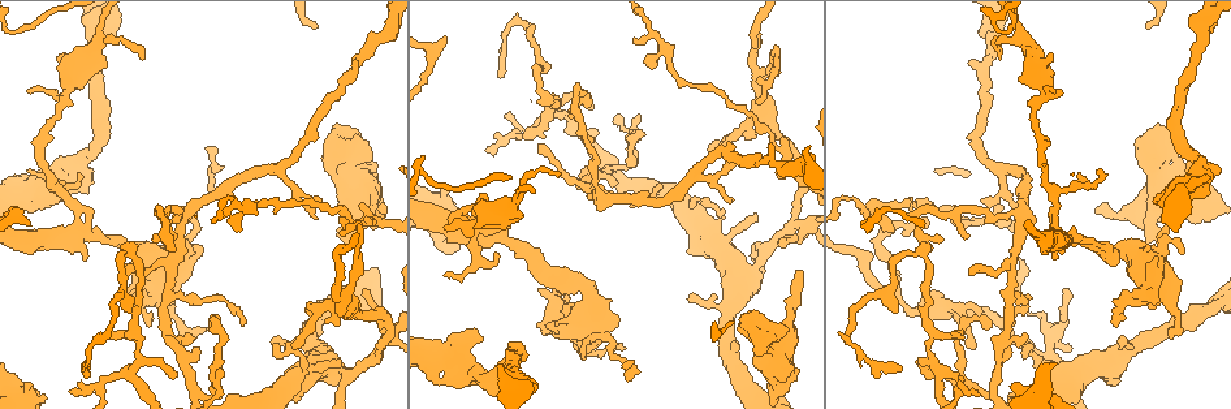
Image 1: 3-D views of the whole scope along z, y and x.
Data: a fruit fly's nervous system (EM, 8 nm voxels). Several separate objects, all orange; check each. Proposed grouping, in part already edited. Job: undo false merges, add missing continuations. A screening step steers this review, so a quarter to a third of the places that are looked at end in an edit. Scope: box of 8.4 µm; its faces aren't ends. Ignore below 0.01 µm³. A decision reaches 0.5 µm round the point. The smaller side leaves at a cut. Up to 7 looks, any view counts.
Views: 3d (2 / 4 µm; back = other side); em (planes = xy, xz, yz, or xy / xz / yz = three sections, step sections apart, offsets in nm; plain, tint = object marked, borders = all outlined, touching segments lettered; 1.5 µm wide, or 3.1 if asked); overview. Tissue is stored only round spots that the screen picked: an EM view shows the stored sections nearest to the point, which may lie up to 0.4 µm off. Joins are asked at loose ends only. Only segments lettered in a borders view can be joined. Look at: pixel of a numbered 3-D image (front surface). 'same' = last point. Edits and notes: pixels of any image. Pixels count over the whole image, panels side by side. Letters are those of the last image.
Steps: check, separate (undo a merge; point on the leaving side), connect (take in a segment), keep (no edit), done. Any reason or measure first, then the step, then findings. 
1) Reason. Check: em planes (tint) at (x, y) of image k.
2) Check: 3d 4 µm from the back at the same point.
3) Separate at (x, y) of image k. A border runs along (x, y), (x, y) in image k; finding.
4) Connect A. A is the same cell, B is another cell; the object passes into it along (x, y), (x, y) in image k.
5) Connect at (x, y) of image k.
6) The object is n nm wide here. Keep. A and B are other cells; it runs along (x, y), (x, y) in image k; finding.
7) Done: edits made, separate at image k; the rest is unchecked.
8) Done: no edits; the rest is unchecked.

Sharp bend. Check: 3d 4 µm at (16, 31) of image 1.

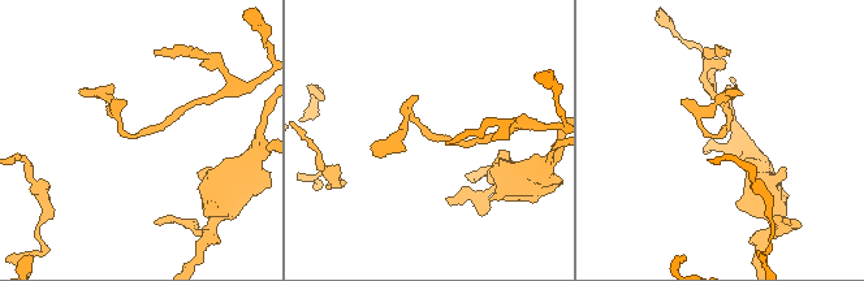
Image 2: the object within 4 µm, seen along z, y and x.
Now the EM. Check: em planes (tint) at (134, 134) of image 2.

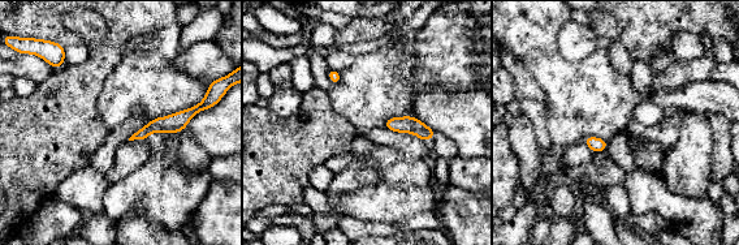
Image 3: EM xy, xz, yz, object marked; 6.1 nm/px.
What lies round it. Check: em planes (borders) at the same point.

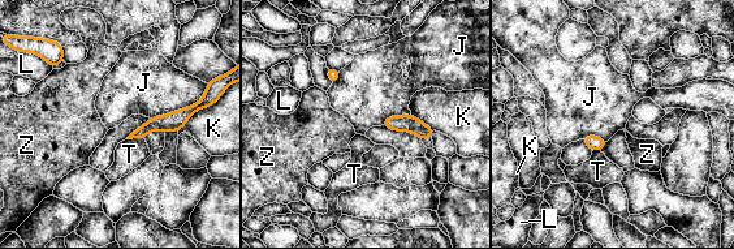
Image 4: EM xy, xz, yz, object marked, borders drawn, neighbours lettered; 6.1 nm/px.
Keep. J, K, L, T and Z are other cells; it runs along (186, 112), (135, 134) in image 4; one neuron here.

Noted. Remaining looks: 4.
Sudden change in width. Check: em xy step 4 (tint) at (1039, 99) of image 1.

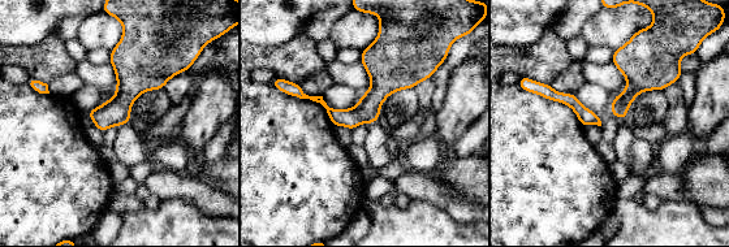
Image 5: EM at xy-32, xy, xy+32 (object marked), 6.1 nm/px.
See the neighbours. Check: em xy step 4 (borders) at the same point.

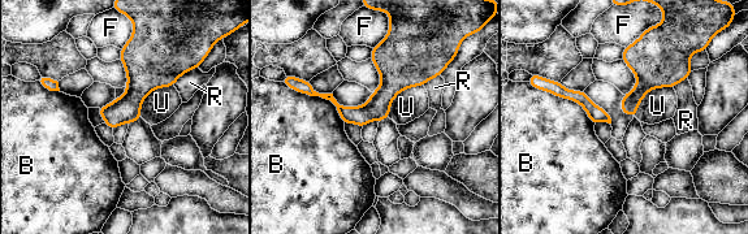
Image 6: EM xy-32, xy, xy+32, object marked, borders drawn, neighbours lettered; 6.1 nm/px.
The object is 150 nm wide here. Keep. B, F, R and U are other cells; all the same neuron.

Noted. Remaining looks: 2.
Looks like a crossing. Check: 3d 2 µm at (33, 190) of image 1.

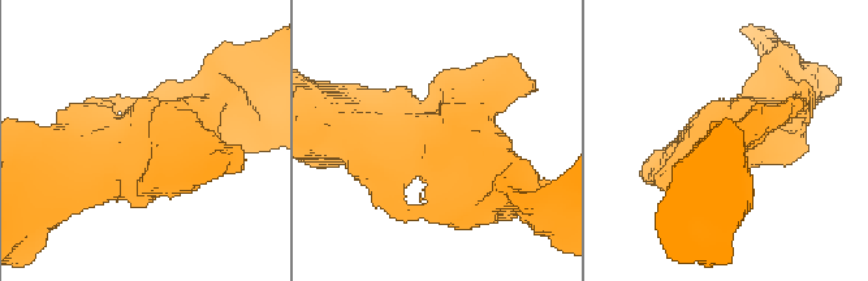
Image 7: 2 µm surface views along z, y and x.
4 arms meet here. Check: em planes (borders) at (433, 135) of image 7.

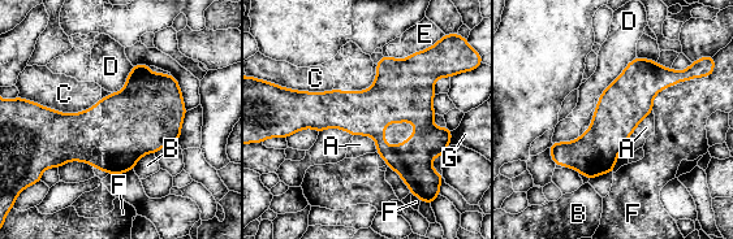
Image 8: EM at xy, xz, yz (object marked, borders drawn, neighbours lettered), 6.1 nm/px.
Keep. A, B, C, D, E, F and G are other cells; it runs along (289, 113), (410, 111), (443, 134) in image 8; one neuron here.

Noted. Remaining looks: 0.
Done: no edits; the rest is unchecked.

